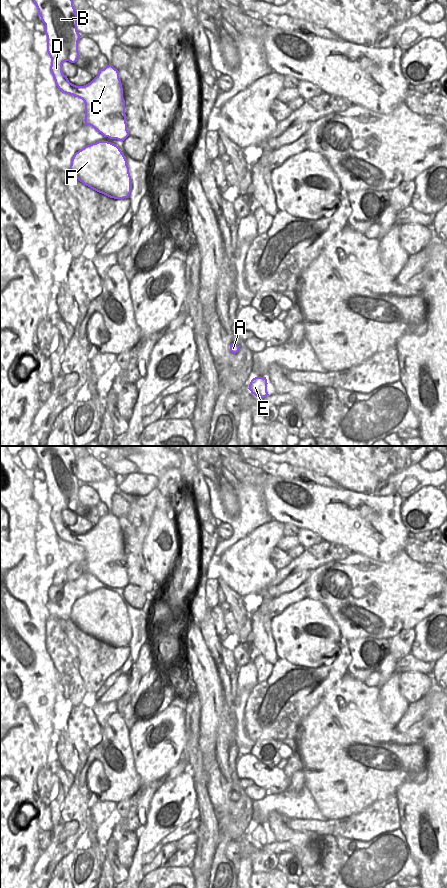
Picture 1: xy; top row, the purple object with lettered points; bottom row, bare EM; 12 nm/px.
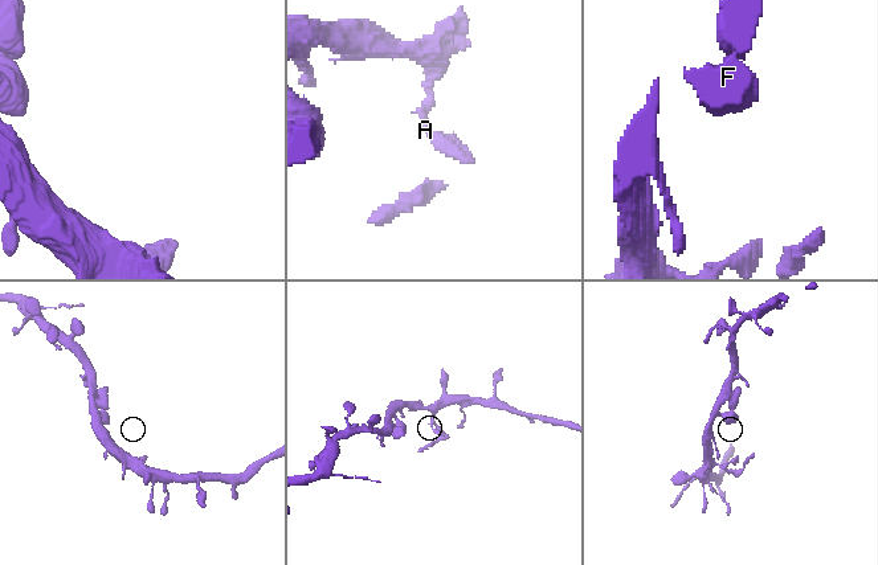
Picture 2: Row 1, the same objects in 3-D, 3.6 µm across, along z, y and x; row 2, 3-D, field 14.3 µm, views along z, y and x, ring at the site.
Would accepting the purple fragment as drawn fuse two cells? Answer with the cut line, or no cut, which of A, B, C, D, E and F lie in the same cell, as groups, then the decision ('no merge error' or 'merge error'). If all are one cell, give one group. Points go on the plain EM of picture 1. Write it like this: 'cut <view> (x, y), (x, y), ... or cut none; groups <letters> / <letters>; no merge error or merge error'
cut none; groups A B C D E F; no merge error

